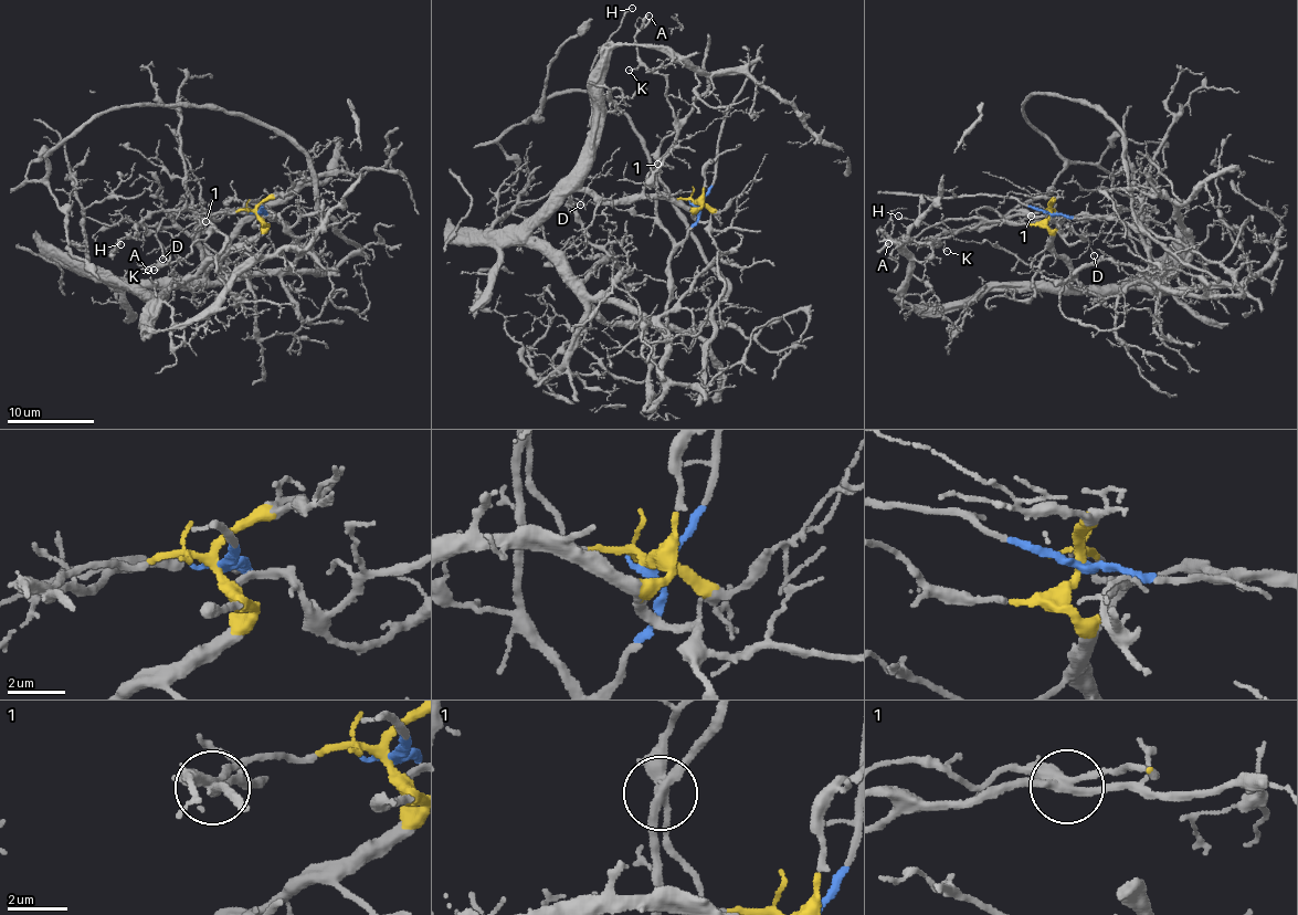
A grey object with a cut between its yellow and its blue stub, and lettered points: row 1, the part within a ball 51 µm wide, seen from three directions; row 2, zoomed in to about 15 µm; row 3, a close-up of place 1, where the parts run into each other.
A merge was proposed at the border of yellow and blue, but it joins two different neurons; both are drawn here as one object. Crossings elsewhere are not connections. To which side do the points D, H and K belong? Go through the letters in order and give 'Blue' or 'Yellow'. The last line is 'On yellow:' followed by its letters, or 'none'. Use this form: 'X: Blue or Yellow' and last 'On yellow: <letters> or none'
D: Blue
H: Yellow
K: Blue
On yellow: H

